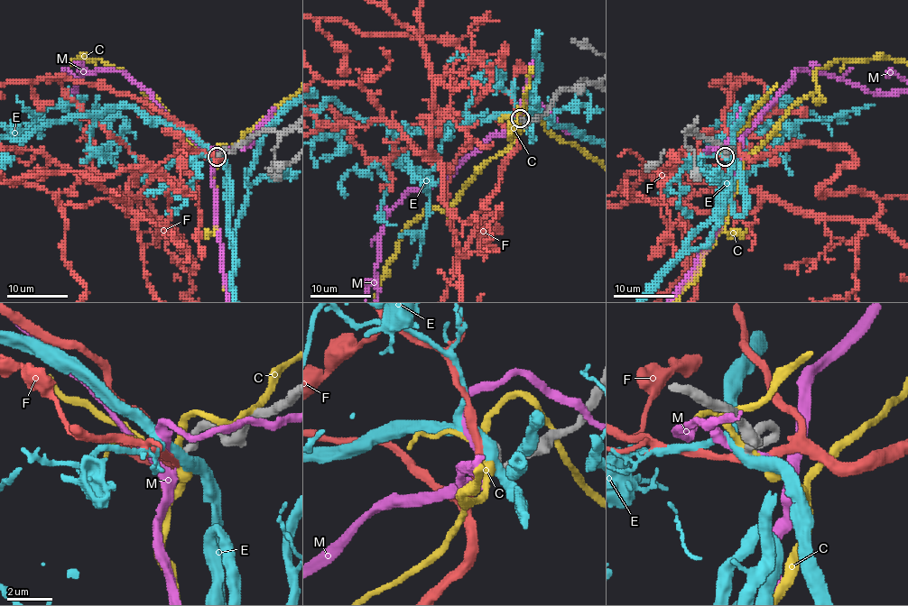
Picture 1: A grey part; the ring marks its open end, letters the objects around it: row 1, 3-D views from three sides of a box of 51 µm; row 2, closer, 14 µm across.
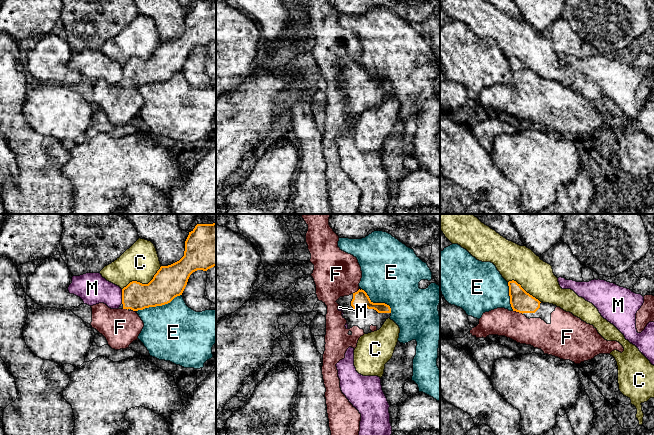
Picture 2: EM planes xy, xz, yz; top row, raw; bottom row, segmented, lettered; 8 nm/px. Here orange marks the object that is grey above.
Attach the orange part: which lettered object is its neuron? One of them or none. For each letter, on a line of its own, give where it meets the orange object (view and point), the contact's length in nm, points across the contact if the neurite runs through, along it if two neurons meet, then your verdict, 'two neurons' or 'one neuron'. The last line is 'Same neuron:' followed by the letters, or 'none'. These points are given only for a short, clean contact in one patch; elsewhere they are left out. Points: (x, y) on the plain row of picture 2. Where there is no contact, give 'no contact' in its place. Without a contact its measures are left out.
C: xy (143, 60) | 380 nm | two neurons
E: xy (159, 81) | 380 nm | two neurons
F: yz (518, 87) | 90 nm | across yz (521, 77), (518, 87), (536, 108) | one neuron
M: xy (122, 72) | 120 nm | along xy (121, 65), (122, 79) | two neurons
Same neuron: F

